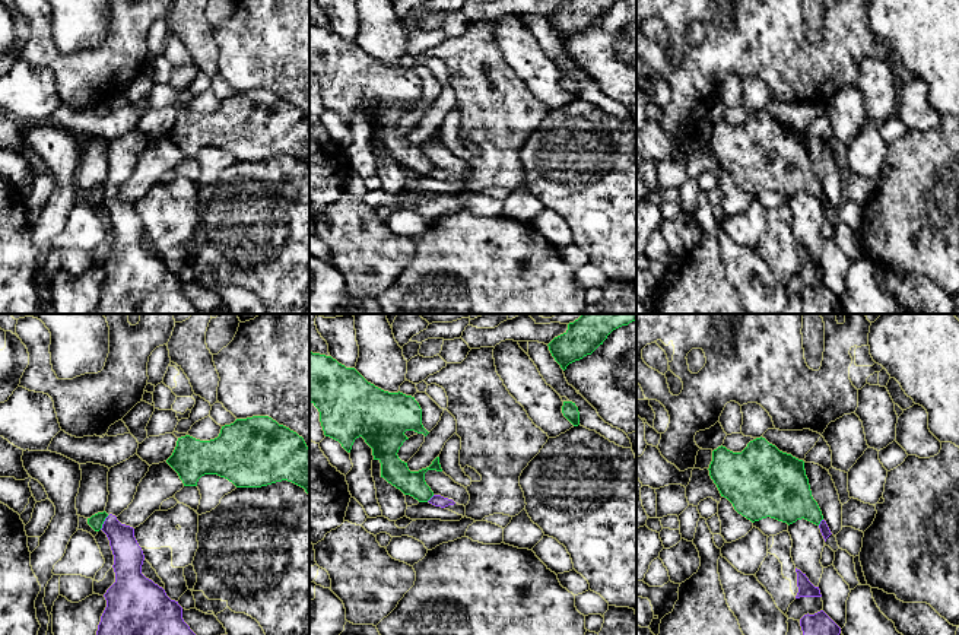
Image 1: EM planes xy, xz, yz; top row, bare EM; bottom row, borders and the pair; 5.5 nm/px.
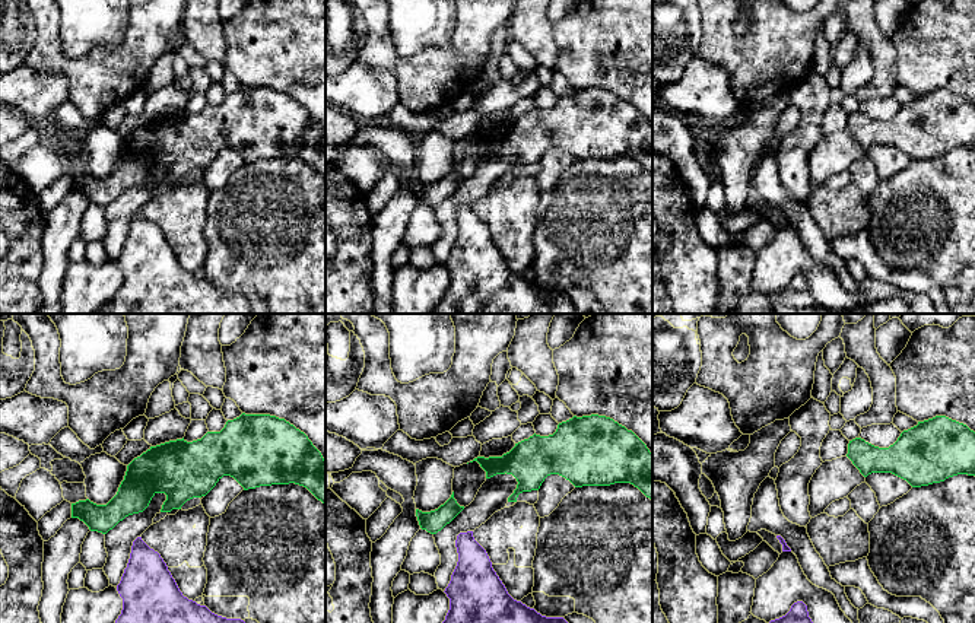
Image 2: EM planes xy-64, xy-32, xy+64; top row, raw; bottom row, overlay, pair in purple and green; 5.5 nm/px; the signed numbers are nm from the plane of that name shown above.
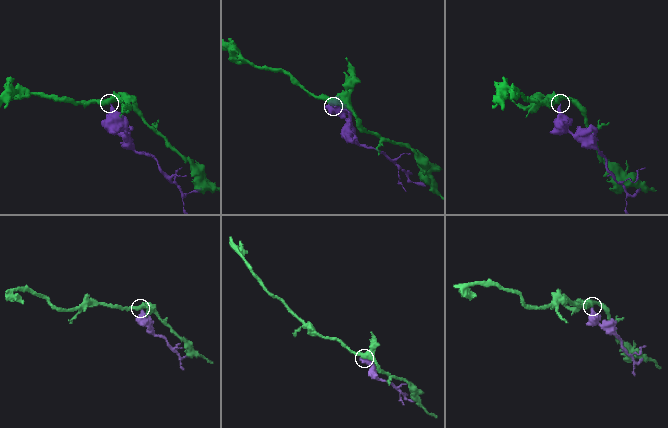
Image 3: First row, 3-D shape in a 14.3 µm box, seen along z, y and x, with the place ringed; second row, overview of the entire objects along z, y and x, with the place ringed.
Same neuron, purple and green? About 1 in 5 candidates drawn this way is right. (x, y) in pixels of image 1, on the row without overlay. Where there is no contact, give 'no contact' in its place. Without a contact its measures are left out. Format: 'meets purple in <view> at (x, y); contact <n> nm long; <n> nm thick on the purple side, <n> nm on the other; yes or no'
meets purple in xy at (104, 196); contact 90 nm long; 160 nm thick on the purple side, 80 nm on the other; no

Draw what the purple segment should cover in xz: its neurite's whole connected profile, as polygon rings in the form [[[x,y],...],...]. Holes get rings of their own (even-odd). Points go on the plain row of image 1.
[[[434,168],[428,175],[466,190],[466,180],[455,177],[452,172],[444,171],[441,168]]]

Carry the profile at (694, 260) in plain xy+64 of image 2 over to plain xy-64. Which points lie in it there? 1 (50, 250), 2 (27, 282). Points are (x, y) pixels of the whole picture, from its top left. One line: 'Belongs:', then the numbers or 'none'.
Belongs: 2

